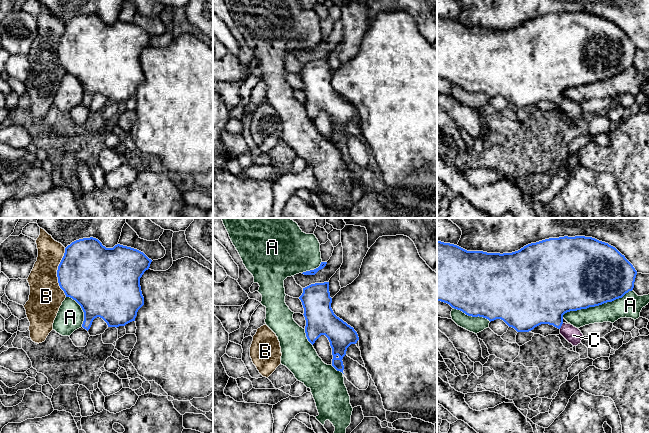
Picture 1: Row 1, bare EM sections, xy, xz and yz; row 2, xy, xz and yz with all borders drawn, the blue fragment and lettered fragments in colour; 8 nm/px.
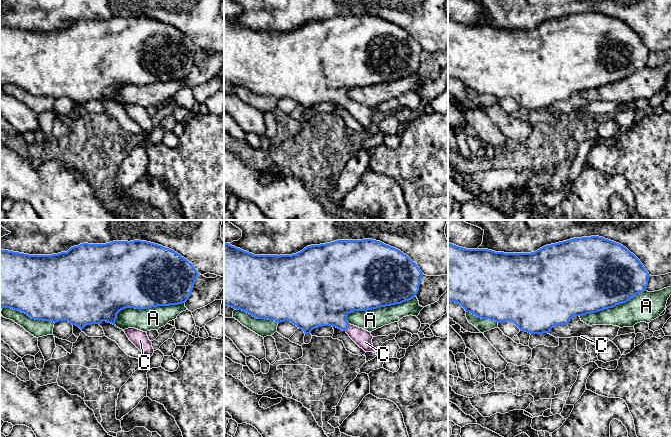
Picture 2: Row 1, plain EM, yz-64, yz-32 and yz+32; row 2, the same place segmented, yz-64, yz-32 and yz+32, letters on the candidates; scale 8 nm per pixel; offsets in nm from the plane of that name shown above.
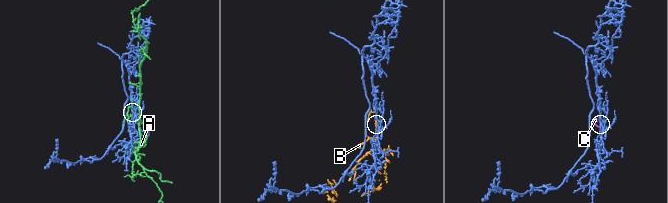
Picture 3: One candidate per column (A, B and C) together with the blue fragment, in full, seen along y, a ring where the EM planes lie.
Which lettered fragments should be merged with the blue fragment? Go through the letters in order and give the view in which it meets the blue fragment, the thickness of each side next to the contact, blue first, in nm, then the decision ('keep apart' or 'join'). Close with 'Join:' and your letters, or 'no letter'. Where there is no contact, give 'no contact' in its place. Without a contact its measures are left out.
A: meets blue in yz; 500 nm thick on the blue side, 170 nm on the other; keep apart
B: meets blue in xy; 480 nm thick on the blue side, 260 nm on the other; keep apart
C: meets blue in yz; 400 nm thick on the blue side, 140 nm on the other; join
Join: C

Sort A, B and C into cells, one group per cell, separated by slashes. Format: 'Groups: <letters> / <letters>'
Groups: A / B / C

